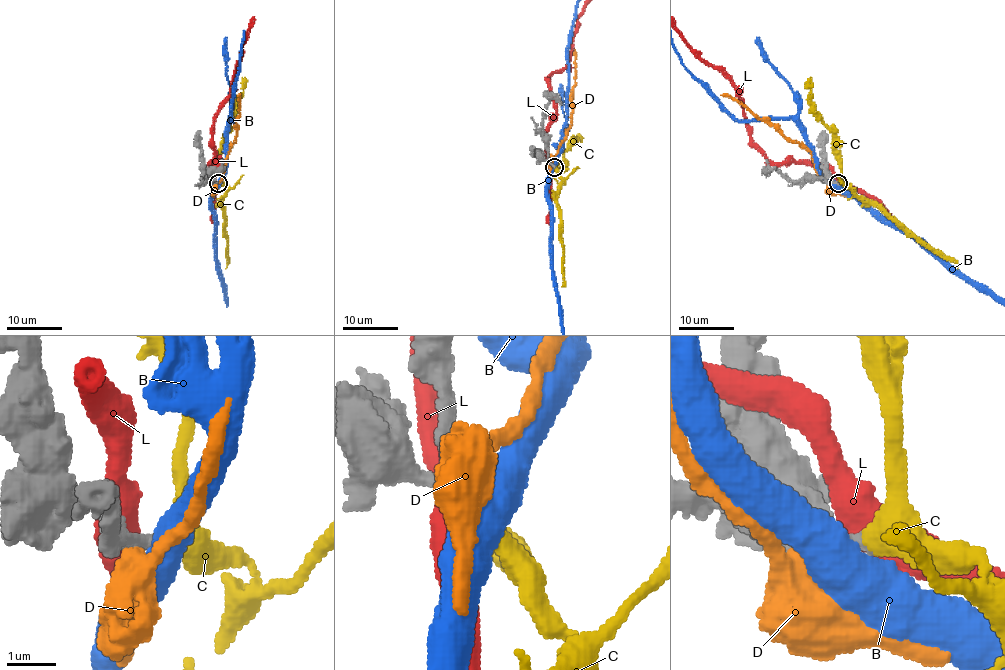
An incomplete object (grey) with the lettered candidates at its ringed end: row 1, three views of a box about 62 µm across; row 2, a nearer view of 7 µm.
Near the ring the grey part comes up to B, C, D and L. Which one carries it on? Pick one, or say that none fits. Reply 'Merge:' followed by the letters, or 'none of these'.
Merge: C

